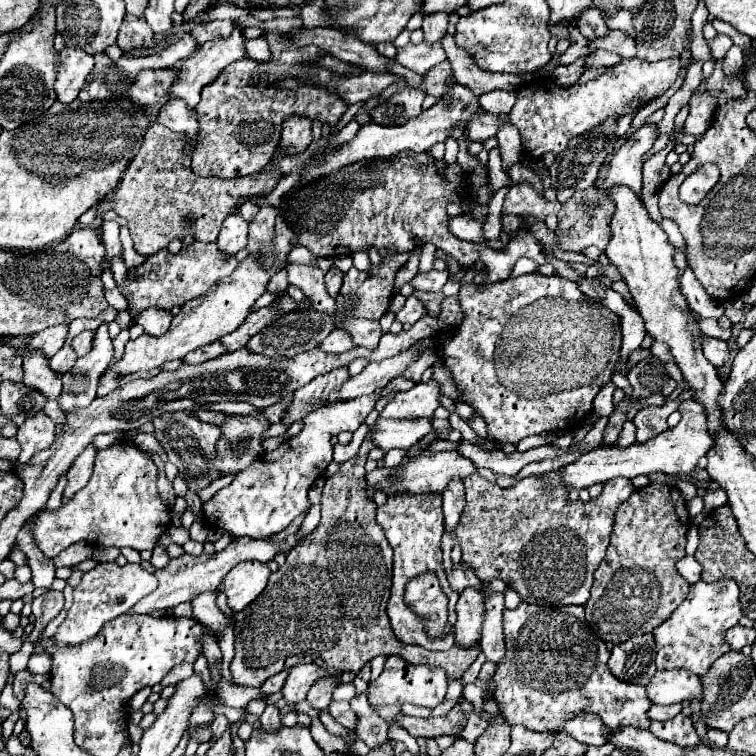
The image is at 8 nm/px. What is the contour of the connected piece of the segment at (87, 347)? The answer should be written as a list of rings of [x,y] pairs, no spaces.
[[[81,331],[75,339],[73,339],[73,349],[77,353],[77,357],[83,357],[91,351],[93,347],[93,339],[95,339],[95,331]]]

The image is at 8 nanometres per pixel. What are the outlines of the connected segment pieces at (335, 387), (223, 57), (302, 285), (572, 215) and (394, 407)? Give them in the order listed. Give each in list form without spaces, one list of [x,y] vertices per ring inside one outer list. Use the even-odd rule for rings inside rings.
[[[339,367],[335,371],[329,371],[327,375],[319,375],[315,377],[311,383],[307,383],[305,387],[295,391],[295,399],[289,405],[283,423],[287,427],[291,427],[293,423],[301,421],[307,413],[319,409],[319,407],[327,407],[329,405],[329,395],[333,391],[339,391],[339,387],[343,387],[343,383],[349,379],[347,367]]]
[[[233,27],[229,37],[199,45],[197,51],[183,61],[179,83],[171,89],[171,97],[181,97],[189,107],[195,107],[199,103],[199,93],[207,83],[215,81],[229,63],[245,59],[243,41],[241,27]]]
[[[287,265],[289,283],[299,287],[307,299],[311,301],[315,311],[321,311],[329,317],[337,317],[335,299],[329,297],[327,287],[323,283],[323,271],[313,265]]]
[[[593,186],[584,191],[576,191],[571,199],[567,199],[559,211],[559,247],[563,251],[583,251],[589,245],[597,245],[601,251],[607,245],[609,231],[607,231],[607,219],[611,219],[611,199],[607,199],[601,191]]]
[[[431,379],[427,383],[415,383],[409,391],[401,391],[393,401],[385,405],[381,417],[385,419],[431,419],[439,407],[439,385]]]

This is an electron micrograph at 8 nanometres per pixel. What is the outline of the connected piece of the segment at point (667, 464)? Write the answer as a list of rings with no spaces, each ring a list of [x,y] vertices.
[[[687,399],[679,403],[679,409],[683,409],[683,417],[679,425],[659,433],[655,439],[649,439],[647,443],[633,443],[629,447],[597,447],[593,451],[583,453],[577,461],[563,465],[559,469],[563,489],[581,491],[615,477],[633,479],[637,475],[649,475],[655,471],[669,473],[669,475],[693,475],[697,461],[711,449],[713,439],[707,431],[705,411],[703,407],[699,407],[699,403],[695,403],[693,399]]]

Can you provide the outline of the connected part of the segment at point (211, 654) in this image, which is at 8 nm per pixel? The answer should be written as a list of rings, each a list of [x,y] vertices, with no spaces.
[[[213,633],[204,636],[203,653],[206,656],[209,665],[221,660],[222,654],[219,649],[217,637]]]

